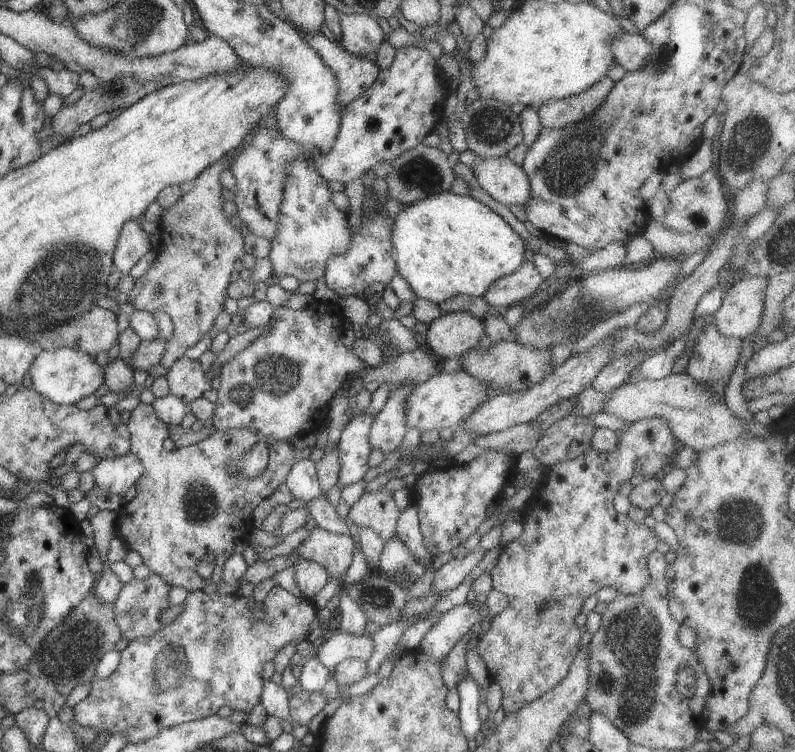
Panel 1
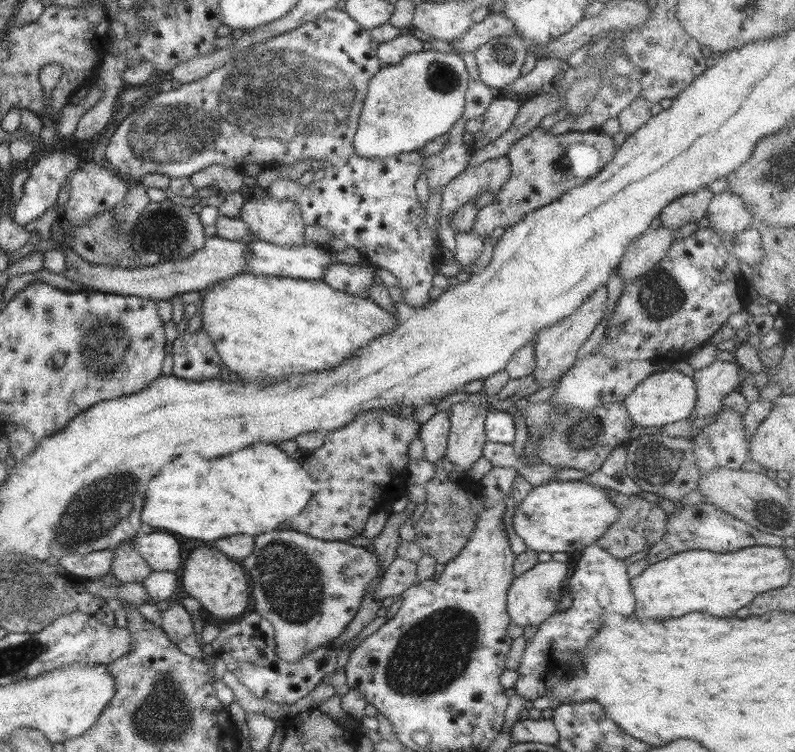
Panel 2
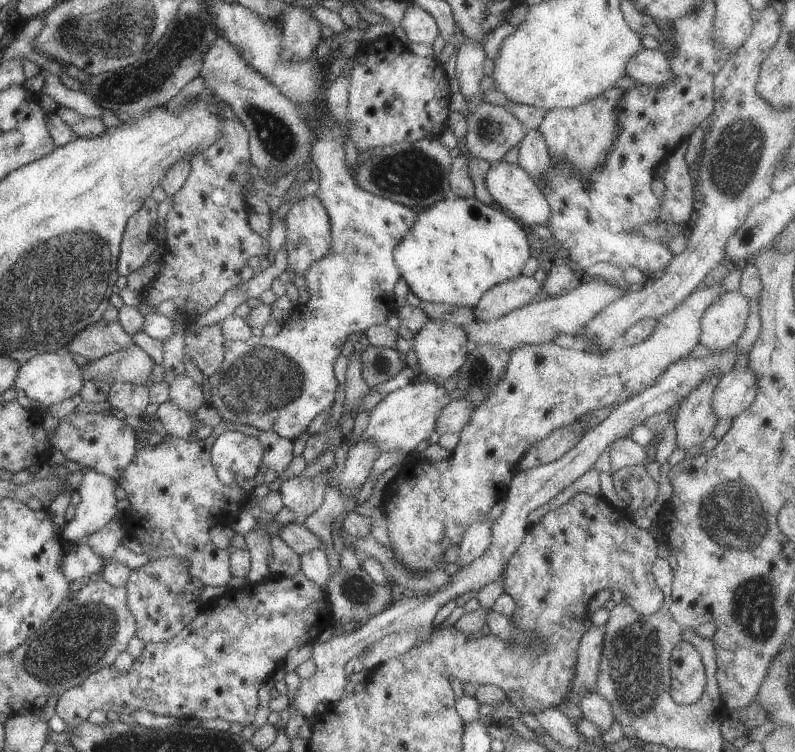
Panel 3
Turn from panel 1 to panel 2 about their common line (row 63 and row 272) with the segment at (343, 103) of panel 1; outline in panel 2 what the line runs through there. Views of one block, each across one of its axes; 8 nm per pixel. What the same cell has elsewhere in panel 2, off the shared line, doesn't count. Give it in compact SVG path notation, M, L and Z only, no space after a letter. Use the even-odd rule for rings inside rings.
M337 261L332 262L324 273L324 282L336 291L370 297L370 287L374 285L376 268L368 263L349 265Z

